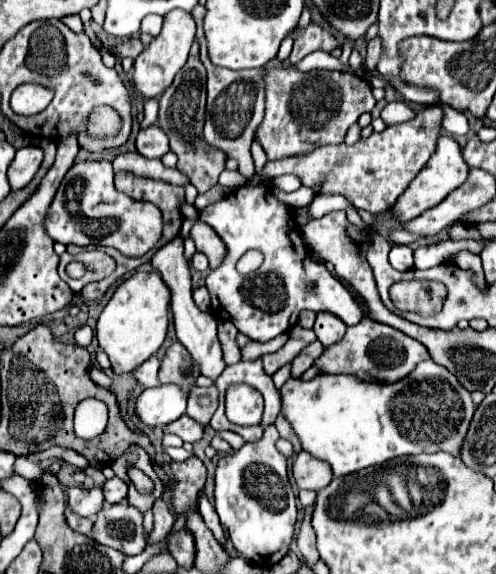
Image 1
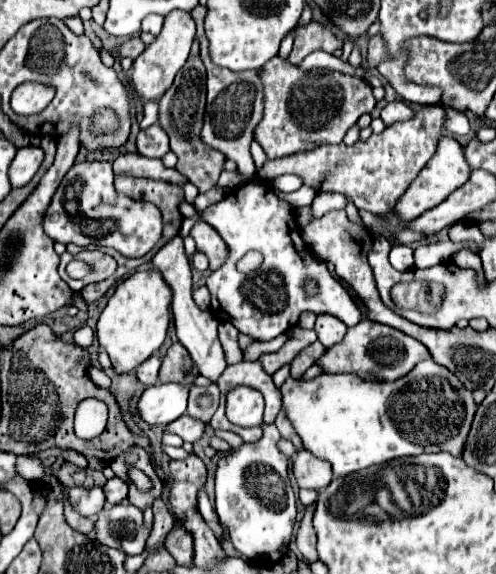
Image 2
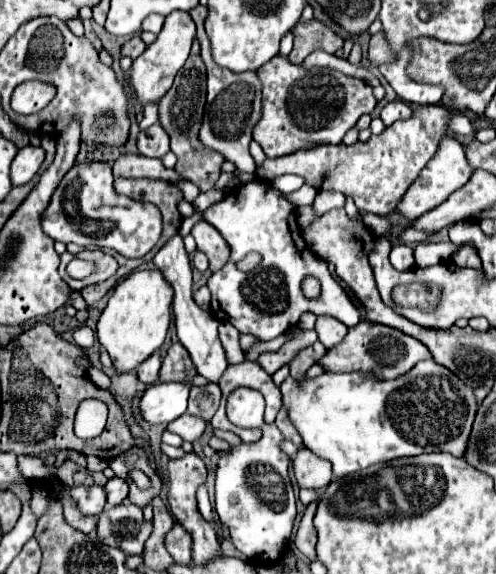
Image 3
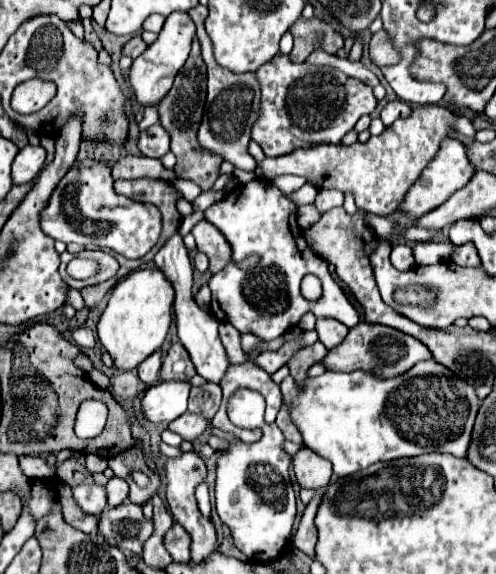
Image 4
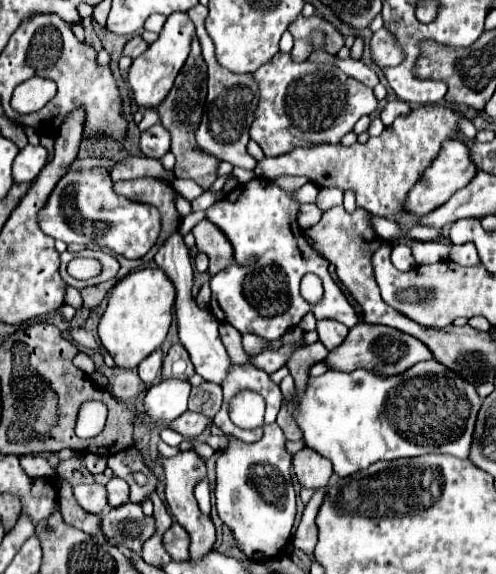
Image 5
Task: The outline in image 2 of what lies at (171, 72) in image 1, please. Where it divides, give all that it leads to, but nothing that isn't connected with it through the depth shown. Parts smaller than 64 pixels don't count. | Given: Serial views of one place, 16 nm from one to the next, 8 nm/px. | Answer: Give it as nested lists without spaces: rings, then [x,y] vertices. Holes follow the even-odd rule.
[[[174,10],[168,16],[164,16],[162,32],[156,36],[156,40],[150,46],[146,46],[146,50],[134,60],[132,66],[132,86],[142,96],[144,102],[158,100],[168,90],[176,72],[182,68],[182,64],[188,58],[190,46],[194,42],[194,34],[196,34],[196,26],[190,12]]]

